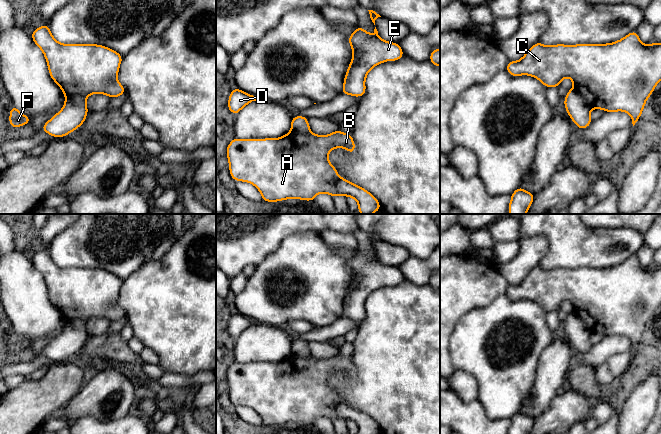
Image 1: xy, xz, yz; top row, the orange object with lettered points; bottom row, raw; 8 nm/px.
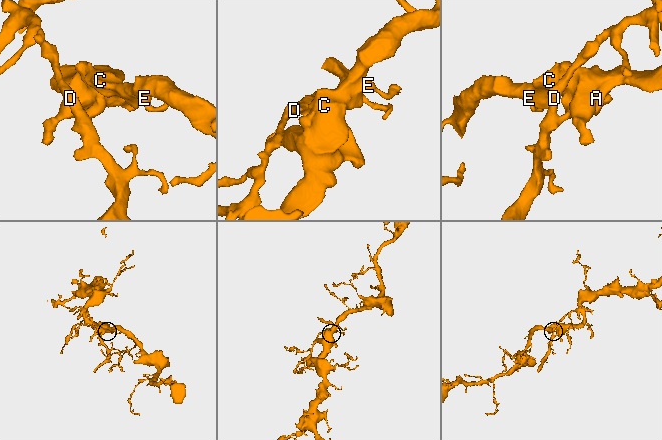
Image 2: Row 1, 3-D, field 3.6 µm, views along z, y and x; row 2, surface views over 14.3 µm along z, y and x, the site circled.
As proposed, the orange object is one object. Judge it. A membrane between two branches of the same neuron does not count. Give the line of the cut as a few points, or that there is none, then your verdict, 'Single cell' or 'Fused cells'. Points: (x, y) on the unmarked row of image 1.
Split along yz (574, 311), (590, 333). Fused cells

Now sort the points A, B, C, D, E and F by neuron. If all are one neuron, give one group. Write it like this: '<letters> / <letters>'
A B C E F / D

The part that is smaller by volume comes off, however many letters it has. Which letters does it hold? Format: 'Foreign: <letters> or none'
Foreign: D

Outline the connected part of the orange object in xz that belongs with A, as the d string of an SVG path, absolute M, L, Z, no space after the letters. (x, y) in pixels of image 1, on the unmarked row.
M337 353L329 359L290 355L280 362L234 361L226 377L231 402L254 409L265 426L286 423L315 425L318 417L326 417L331 421L342 419L354 422L358 426L358 434L381 434L379 425L369 415L338 399L337 393L328 384L328 378L334 372L344 372L355 378L355 366L351 358Z

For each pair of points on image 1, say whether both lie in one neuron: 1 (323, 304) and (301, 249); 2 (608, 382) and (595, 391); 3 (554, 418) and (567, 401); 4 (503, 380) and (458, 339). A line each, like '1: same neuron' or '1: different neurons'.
1: same neuron
2: different neurons
3: same neuron
4: same neuron

